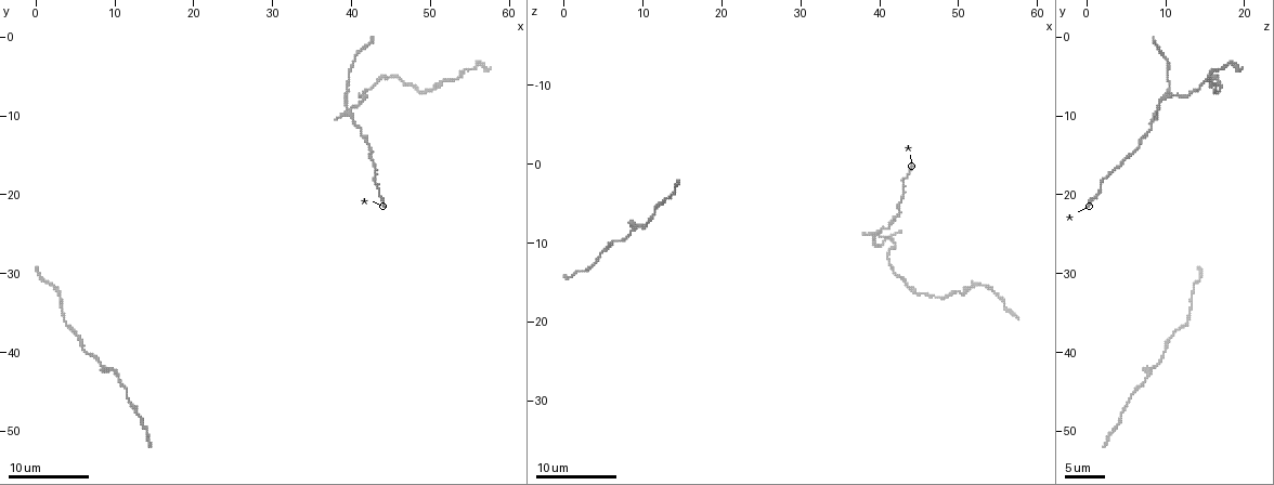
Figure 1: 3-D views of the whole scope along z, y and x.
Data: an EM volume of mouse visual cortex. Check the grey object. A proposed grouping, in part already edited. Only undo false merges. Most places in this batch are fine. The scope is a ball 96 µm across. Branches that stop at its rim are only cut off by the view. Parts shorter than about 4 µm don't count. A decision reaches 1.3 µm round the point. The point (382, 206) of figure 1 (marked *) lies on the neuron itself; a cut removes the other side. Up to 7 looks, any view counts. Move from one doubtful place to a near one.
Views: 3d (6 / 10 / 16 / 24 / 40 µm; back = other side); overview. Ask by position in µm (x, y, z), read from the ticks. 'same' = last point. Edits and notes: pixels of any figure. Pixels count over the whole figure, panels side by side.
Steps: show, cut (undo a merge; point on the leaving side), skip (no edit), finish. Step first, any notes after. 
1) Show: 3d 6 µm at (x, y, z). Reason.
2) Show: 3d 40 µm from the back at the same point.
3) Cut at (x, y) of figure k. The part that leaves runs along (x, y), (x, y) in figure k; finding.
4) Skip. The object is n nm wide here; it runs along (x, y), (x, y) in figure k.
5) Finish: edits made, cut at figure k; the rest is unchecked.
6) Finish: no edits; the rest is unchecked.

Show: 3d 10 µm at (39.5, 9.0, 8.5). Four arms meet.

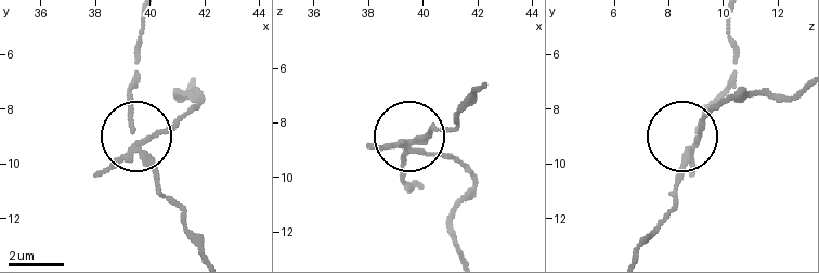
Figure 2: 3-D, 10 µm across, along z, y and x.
Cut at (170, 130) of figure 2. The object is 190 nm wide here; the part that leaves runs along (137, 148), (199, 102), (178, 93), (187, 88) in figure 2; two neurons meet here.

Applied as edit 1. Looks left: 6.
Show: 3d 6 µm at (4.0, 35.5, 13.0). Calibre changes.

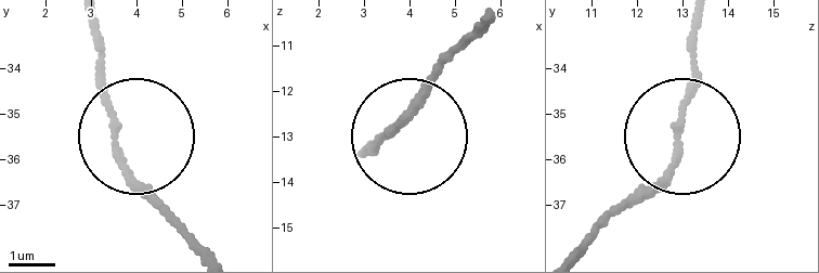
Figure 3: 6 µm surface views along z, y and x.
Show: 3d 6 µm from the back at (3.60, 35.60, 12.85).

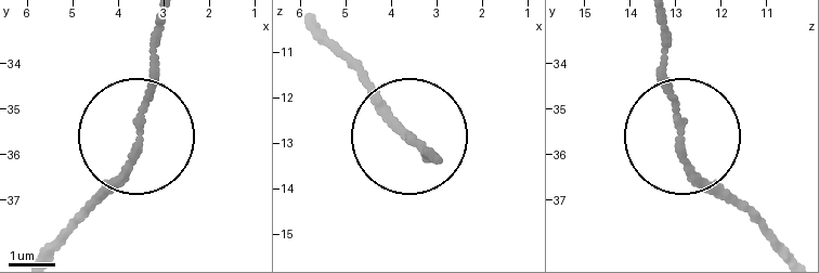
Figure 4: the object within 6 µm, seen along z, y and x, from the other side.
Skip. All the same neuron.

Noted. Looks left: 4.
Show: 3d 16 µm at (9.0, 42.0, 8.5). Thin arm on a thick one.

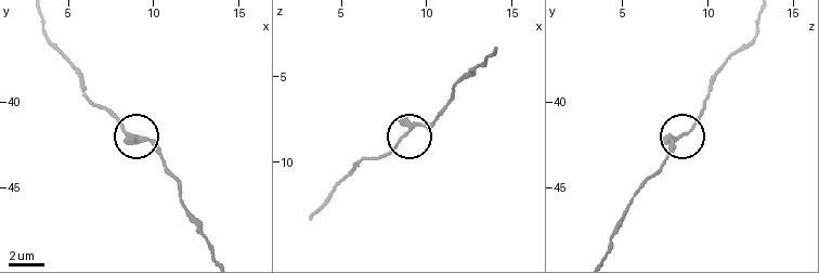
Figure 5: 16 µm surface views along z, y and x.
Show: 3d 16 µm from the back at (8.6, 41.9, 8.5). From behind.

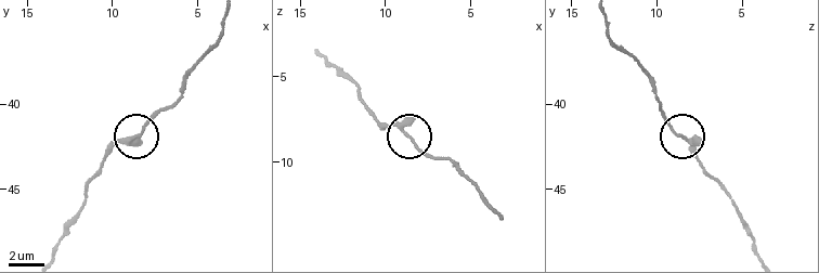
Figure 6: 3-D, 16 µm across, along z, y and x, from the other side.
Skip. All the same neuron.

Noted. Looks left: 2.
Show: 3d 16 µm at (11.5, 45.0, 6.5).

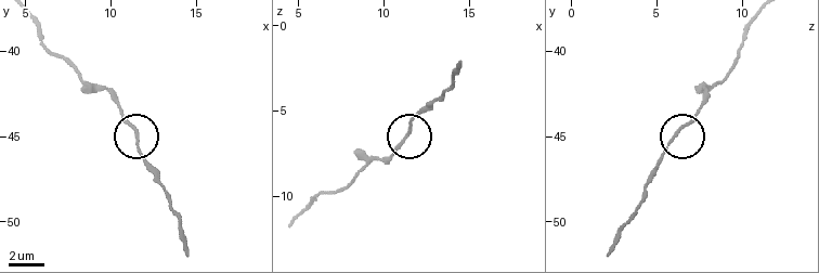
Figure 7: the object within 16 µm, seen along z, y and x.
Skip. One neuron here.

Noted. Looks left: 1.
Finish: edits made, cut at figure 2; the rest is unchecked.

